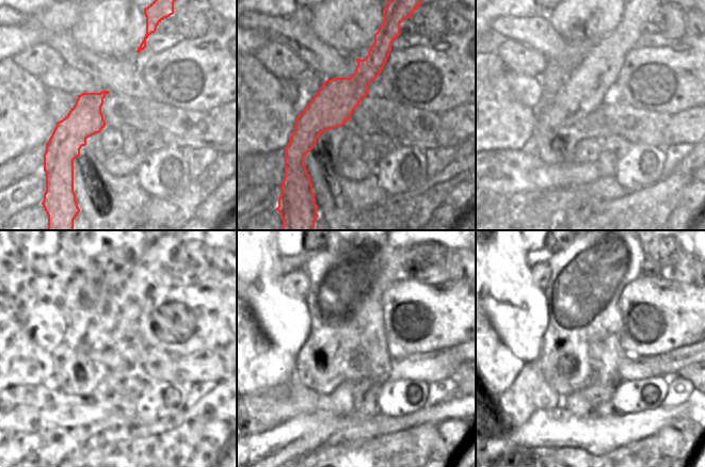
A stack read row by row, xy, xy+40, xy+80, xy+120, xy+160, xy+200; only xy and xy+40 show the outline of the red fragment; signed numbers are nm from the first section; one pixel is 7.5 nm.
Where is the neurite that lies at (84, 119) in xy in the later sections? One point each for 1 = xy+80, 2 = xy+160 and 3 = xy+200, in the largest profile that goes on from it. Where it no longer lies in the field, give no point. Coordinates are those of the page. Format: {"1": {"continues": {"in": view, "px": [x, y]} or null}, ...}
{"1": {"continues": {"in": "xy+80", "px": [575, 101]}}, "2": {"continues": {"in": "xy+160", "px": [371, 308]}}, "3": {"continues": {"in": "xy+200", "px": [609, 309]}}}

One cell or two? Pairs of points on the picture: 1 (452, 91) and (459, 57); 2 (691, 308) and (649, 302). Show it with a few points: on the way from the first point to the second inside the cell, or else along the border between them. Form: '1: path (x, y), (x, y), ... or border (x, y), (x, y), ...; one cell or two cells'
1: path (452, 82), (459, 65); one cell
2: path (681, 308), (659, 308); one cell

